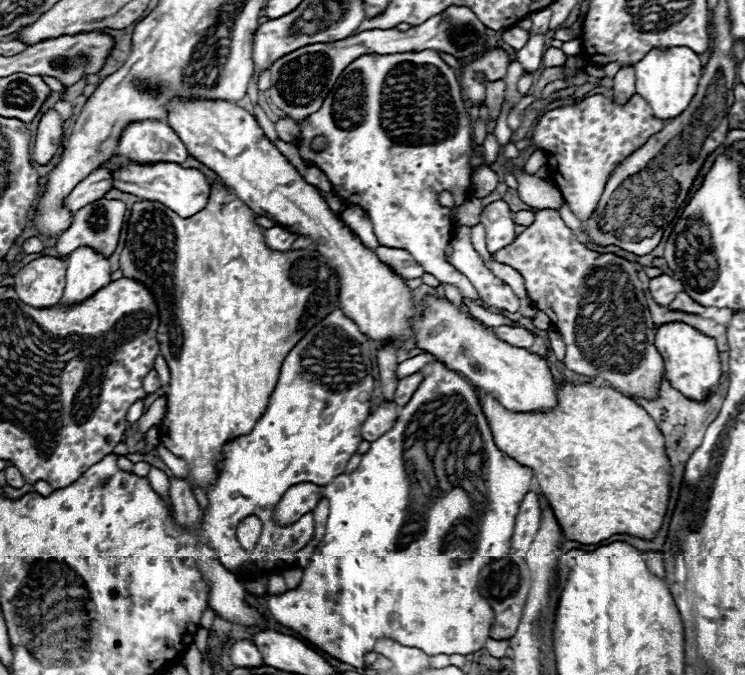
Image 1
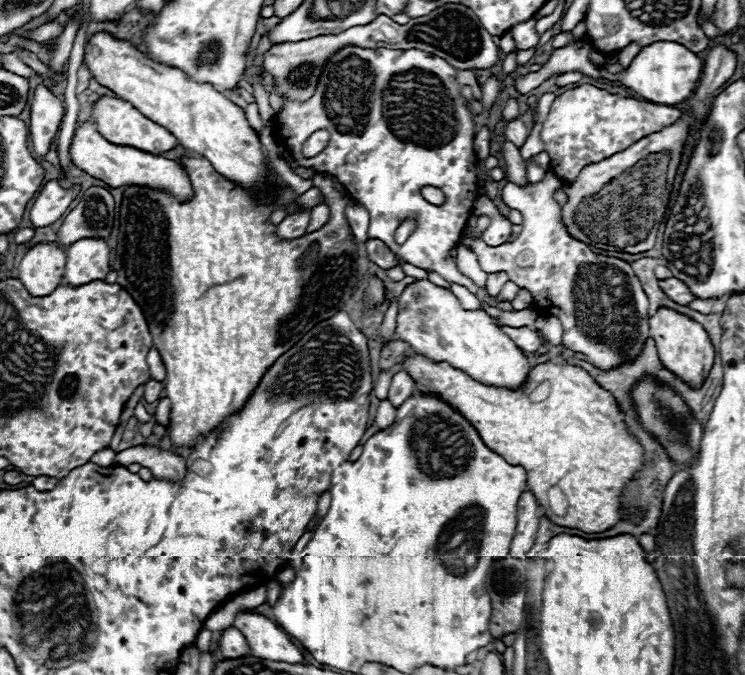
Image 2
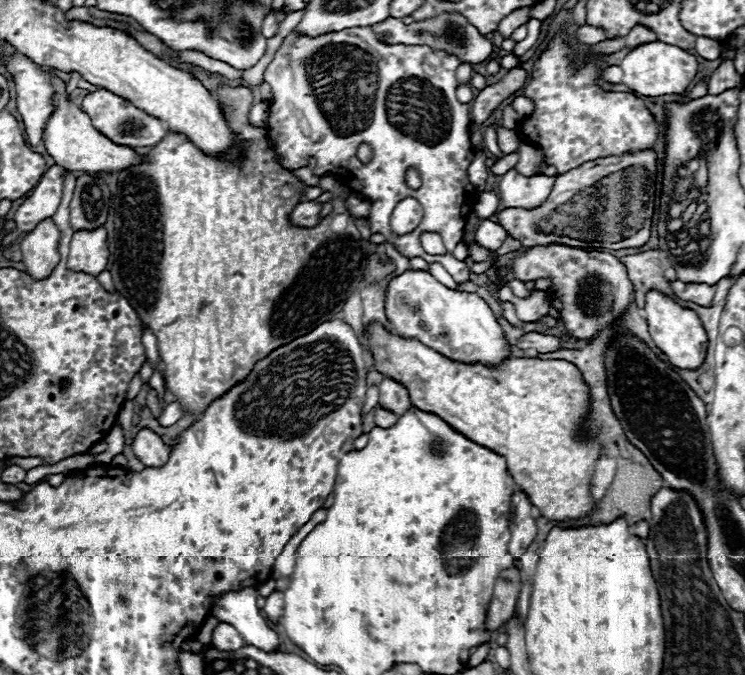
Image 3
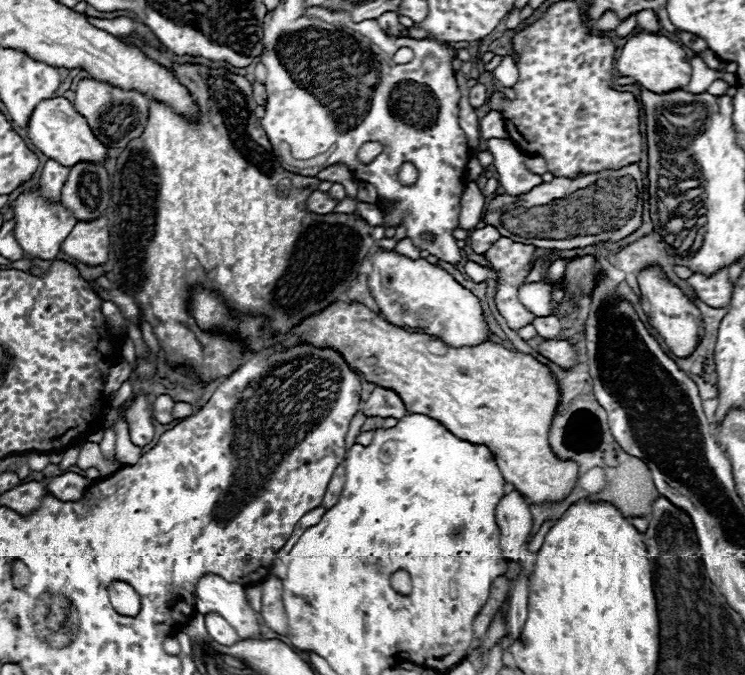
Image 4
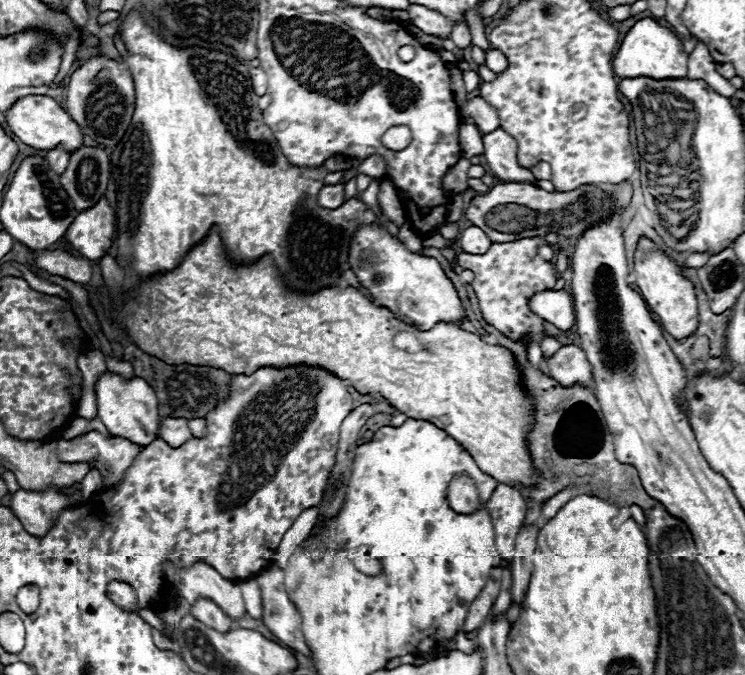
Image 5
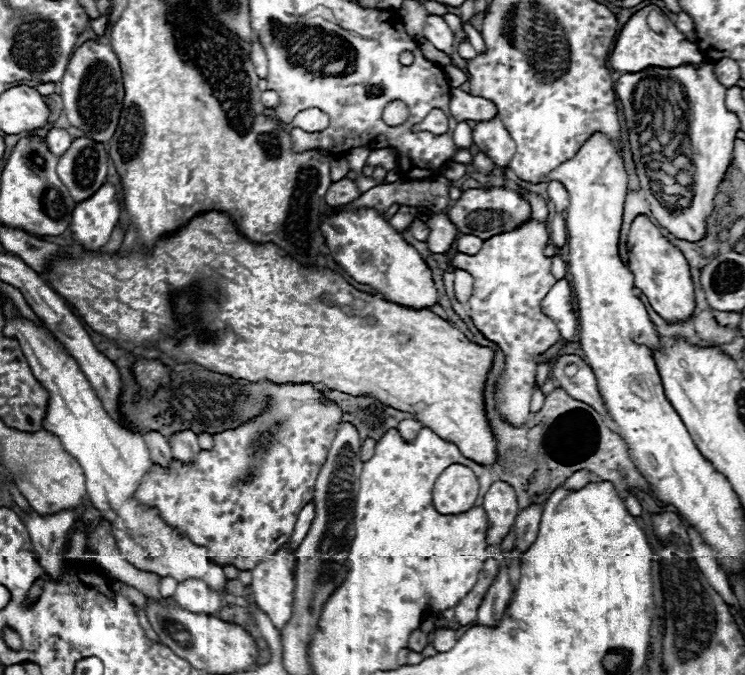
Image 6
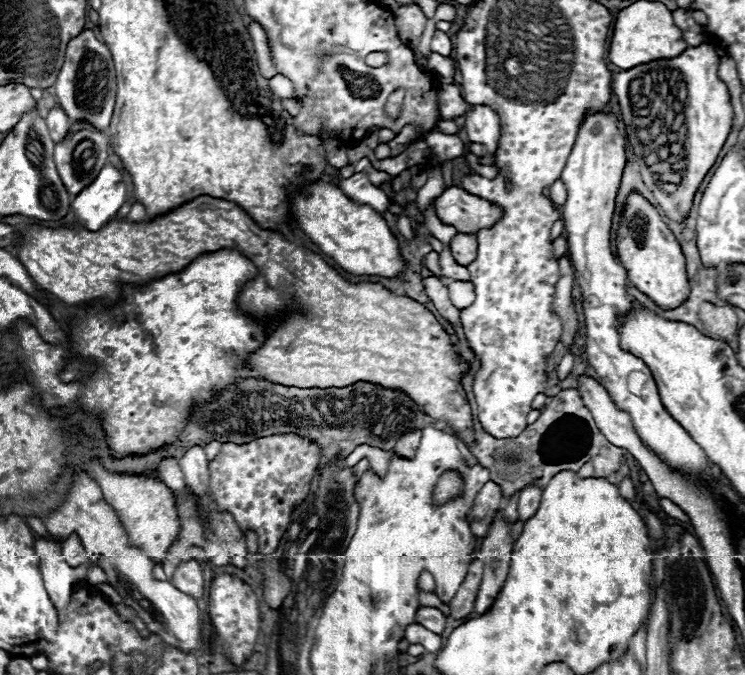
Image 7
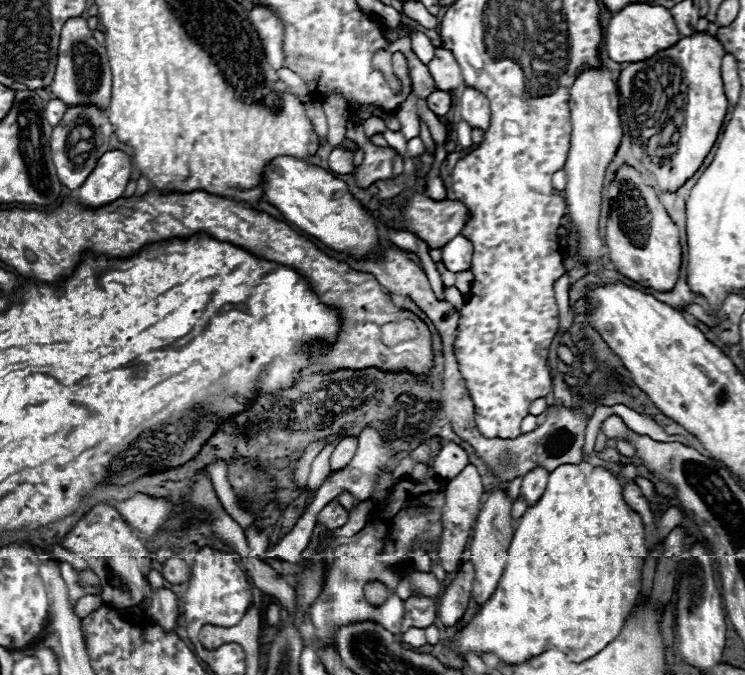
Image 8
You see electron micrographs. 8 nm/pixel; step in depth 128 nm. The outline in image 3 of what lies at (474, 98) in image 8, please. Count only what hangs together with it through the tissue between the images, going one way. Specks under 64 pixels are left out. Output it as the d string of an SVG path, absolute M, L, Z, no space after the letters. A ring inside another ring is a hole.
M488 128L486 132L484 132L484 148L488 150L488 152L492 152L496 158L502 158L504 154L500 152L500 148L498 148L498 142L496 142L496 132L492 130L492 128ZM516 168L508 170L506 174L500 176L498 182L498 194L500 194L500 204L506 208L536 208L540 206L546 196L550 194L550 188L556 178L538 174L538 176L524 176Z

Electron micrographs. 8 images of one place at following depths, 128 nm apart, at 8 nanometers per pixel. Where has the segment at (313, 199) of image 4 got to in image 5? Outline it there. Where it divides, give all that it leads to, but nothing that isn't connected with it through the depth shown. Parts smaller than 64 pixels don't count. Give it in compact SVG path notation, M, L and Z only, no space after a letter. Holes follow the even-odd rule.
M328 184L328 186L324 186L320 196L318 196L318 202L324 208L338 208L340 204L346 202L344 186L342 184Z

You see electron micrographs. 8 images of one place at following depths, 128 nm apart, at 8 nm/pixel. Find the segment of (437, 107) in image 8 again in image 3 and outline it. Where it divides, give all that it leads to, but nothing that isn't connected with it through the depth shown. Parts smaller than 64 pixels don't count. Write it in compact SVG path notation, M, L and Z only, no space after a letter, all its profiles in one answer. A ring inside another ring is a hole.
M498 126L496 128L496 136L498 136L498 146L504 154L510 154L510 152L516 152L518 146L520 146L520 140L516 136L516 132L504 128L504 126Z

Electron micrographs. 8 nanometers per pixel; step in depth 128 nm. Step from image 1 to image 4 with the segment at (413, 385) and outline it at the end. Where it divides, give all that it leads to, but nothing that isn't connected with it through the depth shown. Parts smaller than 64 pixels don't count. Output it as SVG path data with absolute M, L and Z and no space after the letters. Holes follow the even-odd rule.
M376 388L372 392L372 396L360 404L358 408L366 418L370 416L380 416L380 418L396 418L400 420L402 416L406 416L406 408L404 402L400 400L400 396L392 390L386 388Z

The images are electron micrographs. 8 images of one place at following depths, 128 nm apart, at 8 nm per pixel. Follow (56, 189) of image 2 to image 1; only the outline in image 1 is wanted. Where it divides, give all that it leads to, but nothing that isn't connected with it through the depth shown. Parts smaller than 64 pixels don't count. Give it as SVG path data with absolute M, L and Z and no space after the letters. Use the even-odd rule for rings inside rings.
M96 170L90 176L86 176L82 182L76 184L76 188L64 198L64 206L70 212L76 212L78 208L86 206L88 202L94 202L104 196L106 190L112 188L112 178L108 170Z

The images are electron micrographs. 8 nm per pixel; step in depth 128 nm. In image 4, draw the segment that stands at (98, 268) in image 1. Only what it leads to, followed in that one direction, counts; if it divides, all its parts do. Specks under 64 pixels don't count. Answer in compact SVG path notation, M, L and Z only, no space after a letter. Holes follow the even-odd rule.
M102 214L94 220L78 220L70 236L62 242L62 250L88 264L100 266L108 260L110 254L110 232L108 232L108 218Z

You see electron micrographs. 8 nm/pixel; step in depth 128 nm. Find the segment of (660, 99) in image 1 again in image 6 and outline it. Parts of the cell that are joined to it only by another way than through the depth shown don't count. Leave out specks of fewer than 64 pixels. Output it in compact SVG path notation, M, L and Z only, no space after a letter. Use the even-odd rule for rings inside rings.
M646 6L638 12L634 12L630 16L630 20L624 24L624 28L620 30L618 34L618 40L616 40L616 46L614 46L614 52L610 56L610 66L618 72L640 72L648 66L662 66L662 68L674 68L674 66L680 66L680 64L686 64L686 62L700 62L702 60L702 52L698 50L696 44L688 42L684 38L682 32L676 30L676 26L670 22L668 24L668 30L664 34L656 34L648 28L646 24L646 18L652 10L656 10L658 6Z

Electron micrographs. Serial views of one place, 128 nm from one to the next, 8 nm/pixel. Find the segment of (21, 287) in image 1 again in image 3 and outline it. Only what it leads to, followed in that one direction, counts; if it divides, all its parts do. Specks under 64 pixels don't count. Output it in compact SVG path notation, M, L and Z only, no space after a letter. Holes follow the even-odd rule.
M44 218L42 222L38 222L34 230L26 232L26 236L20 242L20 250L22 262L30 276L46 278L54 270L54 266L60 260L58 242L60 230L52 218Z

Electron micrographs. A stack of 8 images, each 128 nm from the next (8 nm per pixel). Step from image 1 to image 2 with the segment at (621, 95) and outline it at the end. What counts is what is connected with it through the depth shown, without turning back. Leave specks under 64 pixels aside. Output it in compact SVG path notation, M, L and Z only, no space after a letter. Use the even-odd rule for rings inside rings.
M630 42L626 48L622 48L622 50L618 52L618 60L620 60L622 68L628 68L628 64L632 62L632 58L634 58L638 52L640 52L640 44L636 44L636 42Z

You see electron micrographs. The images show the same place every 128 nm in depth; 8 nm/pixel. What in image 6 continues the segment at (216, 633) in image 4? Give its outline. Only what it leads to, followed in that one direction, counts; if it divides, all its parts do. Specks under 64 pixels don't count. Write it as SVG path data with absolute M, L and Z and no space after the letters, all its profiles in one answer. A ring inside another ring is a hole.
M188 578L176 586L174 600L184 606L190 612L198 614L212 614L220 610L220 598L218 594L202 580Z

